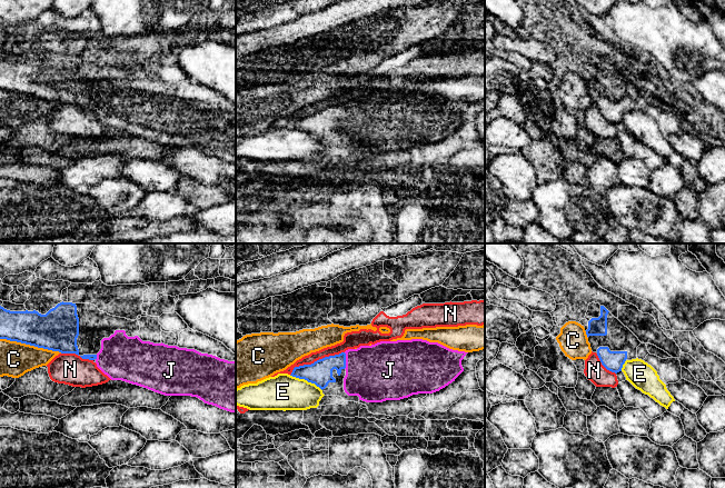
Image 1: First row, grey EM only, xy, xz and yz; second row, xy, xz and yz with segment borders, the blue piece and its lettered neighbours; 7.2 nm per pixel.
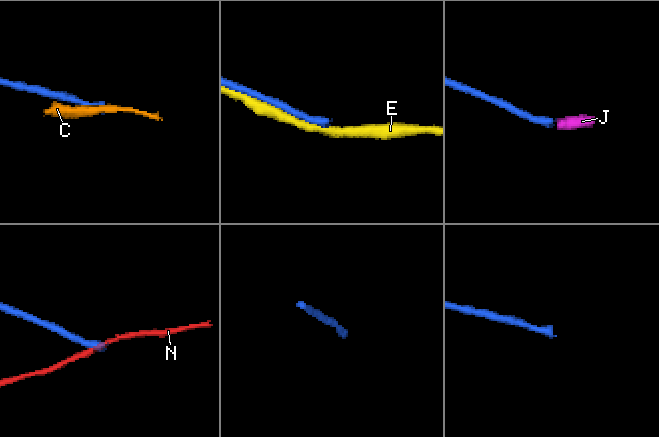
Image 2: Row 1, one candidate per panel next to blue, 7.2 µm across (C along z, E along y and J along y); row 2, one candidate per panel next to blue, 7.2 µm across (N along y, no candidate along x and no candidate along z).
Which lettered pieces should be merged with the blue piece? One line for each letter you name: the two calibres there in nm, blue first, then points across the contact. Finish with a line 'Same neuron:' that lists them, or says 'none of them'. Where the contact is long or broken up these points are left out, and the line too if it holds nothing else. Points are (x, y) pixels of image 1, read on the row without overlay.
J: Thickness 180 nm (blue) against 420 nm. Path across: xz (320, 123), (330, 113), (345, 111), (354, 111), (377, 123)
Same neuron: J

